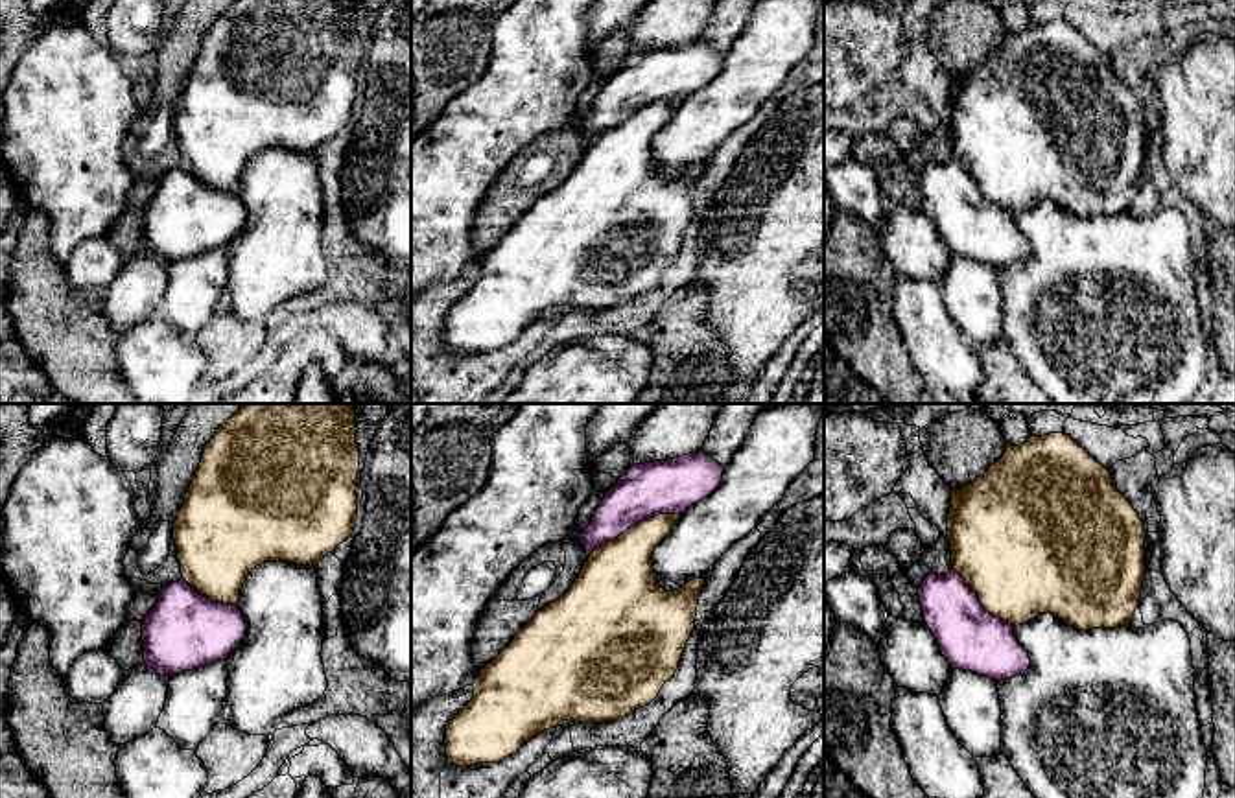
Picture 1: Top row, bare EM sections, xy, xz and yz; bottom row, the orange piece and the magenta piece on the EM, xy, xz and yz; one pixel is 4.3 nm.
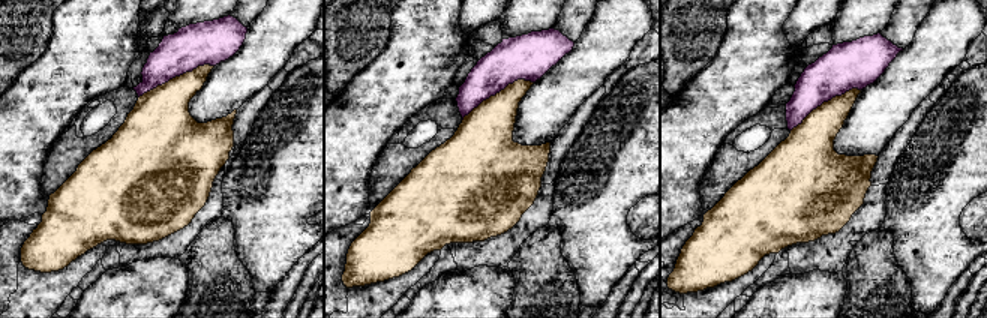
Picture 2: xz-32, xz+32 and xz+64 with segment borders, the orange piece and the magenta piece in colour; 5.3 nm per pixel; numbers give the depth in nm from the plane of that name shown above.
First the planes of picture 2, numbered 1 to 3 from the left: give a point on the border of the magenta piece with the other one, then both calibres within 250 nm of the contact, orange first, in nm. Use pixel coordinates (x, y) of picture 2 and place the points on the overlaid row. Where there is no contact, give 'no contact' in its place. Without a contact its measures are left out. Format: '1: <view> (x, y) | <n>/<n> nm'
1: xz-32 (176, 77) | 320/220 nm
2: xz+32 (497, 93) | 300/240 nm
3: xz+64 (825, 102) | 260/260 nm

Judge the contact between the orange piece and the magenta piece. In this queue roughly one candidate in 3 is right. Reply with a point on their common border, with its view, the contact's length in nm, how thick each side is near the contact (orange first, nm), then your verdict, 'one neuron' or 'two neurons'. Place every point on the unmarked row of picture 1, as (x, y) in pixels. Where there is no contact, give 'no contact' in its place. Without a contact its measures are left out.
contact xz (635, 113); length 440 nm; calibres 320 and 240 nm; one neuron

